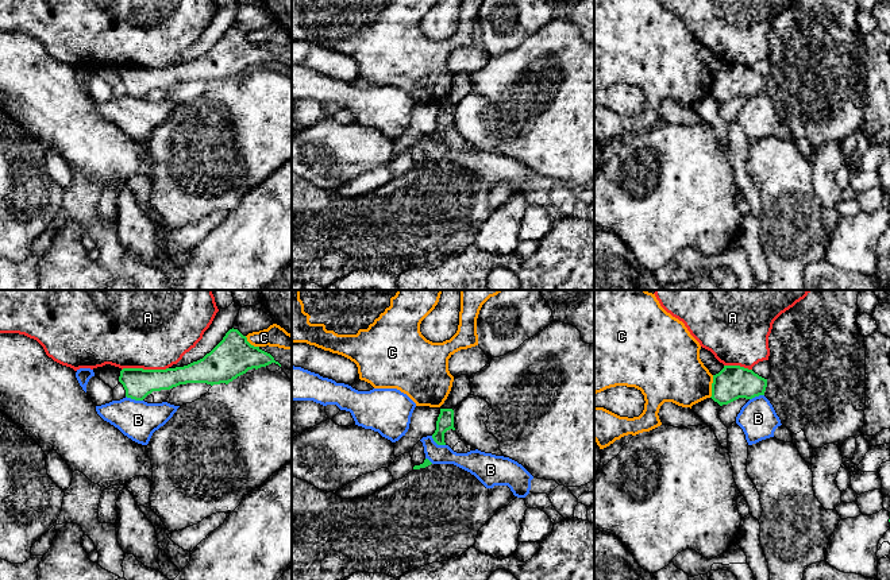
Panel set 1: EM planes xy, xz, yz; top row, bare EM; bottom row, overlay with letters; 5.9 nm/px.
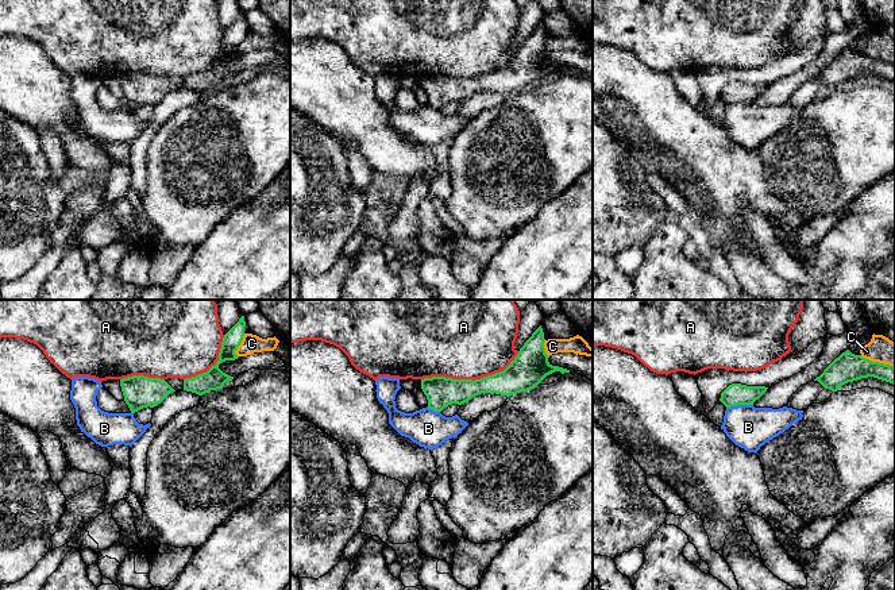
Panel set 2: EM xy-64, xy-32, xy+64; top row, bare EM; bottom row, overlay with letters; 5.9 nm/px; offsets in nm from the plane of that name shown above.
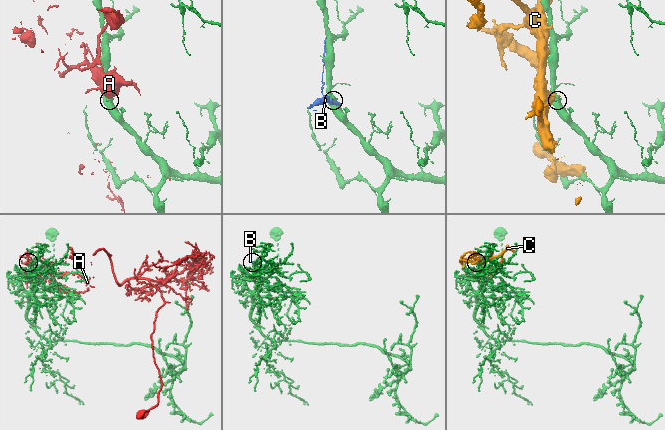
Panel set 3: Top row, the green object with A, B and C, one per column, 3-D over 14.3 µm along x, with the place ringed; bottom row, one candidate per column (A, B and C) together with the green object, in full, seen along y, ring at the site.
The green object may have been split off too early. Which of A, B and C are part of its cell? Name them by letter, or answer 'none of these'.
none of these

